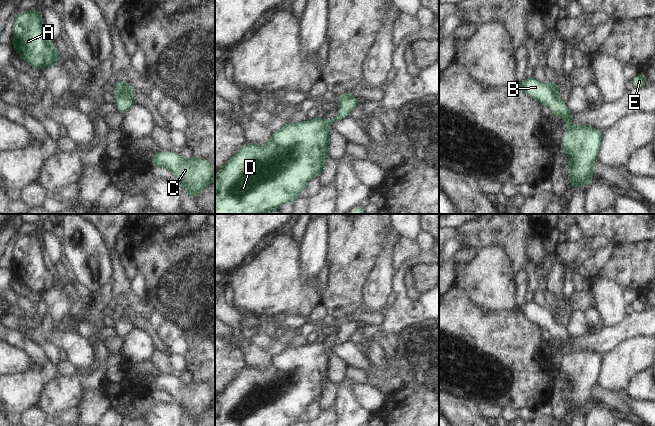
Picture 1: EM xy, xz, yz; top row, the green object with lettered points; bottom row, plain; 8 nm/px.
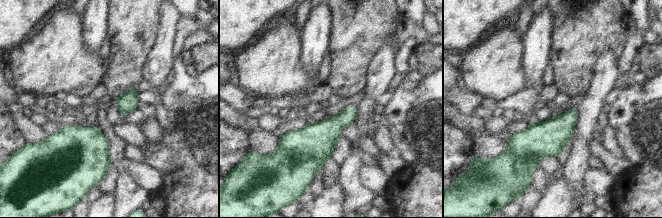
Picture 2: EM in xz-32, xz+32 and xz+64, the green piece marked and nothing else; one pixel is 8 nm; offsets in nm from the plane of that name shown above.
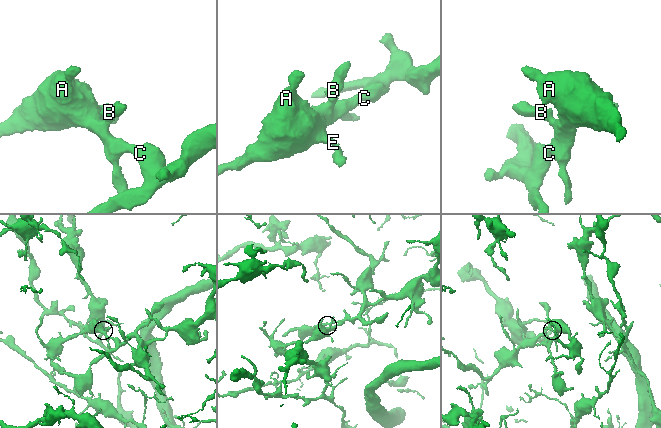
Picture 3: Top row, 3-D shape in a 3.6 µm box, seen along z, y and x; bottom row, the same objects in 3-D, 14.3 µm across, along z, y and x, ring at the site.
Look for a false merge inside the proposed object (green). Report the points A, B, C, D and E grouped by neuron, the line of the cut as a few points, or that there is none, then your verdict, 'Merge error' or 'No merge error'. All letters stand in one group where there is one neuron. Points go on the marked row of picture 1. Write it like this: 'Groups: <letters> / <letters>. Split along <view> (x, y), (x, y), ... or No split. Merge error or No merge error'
Groups: A B C D E. No split. No merge error.

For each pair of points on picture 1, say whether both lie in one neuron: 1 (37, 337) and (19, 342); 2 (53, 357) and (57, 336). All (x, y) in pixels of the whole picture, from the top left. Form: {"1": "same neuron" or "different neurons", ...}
{"1": "different neurons", "2": "different neurons"}

